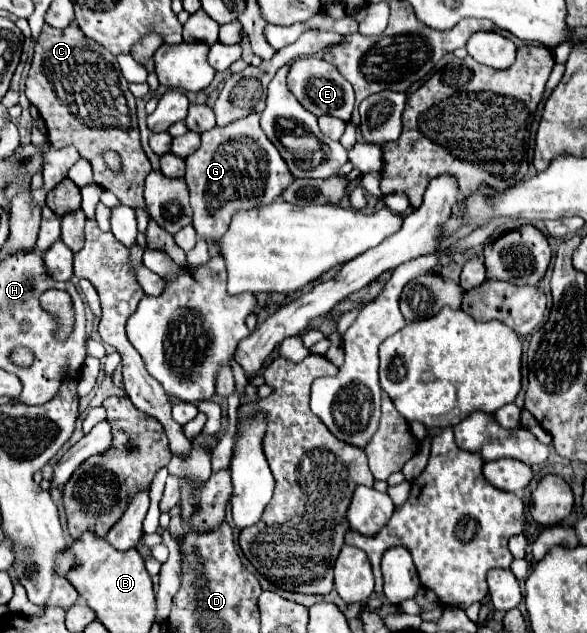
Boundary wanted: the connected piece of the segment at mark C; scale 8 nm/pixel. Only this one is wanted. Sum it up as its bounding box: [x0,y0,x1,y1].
[26,25,152,209]

